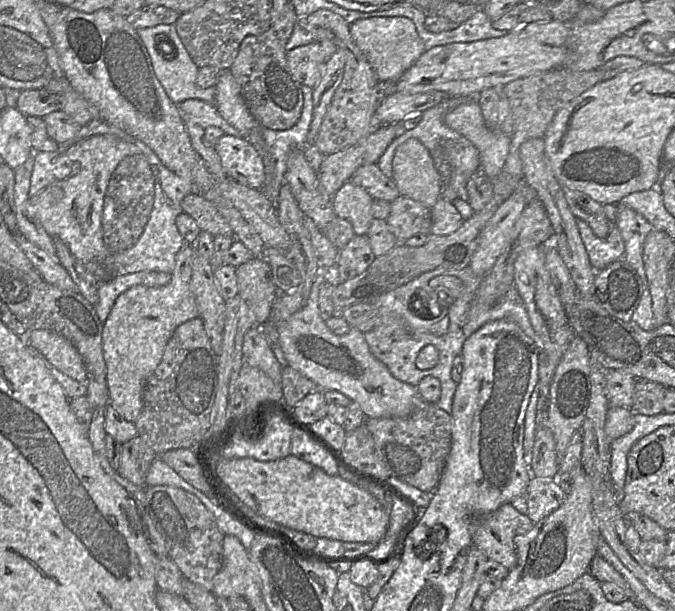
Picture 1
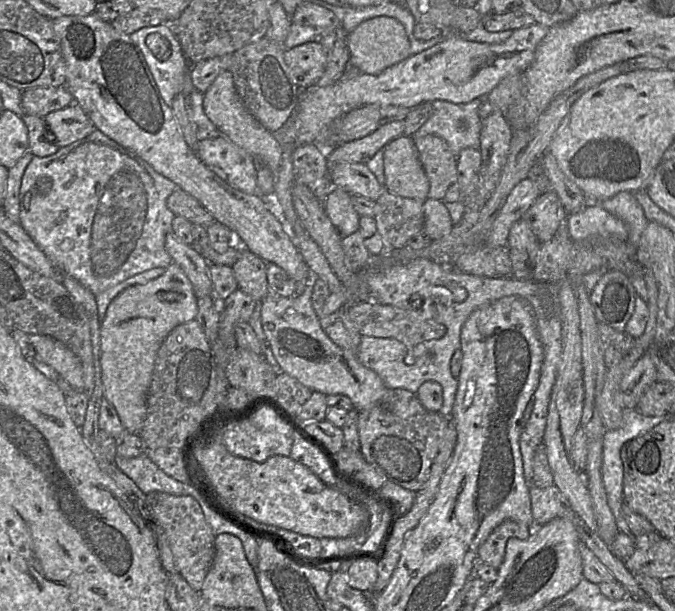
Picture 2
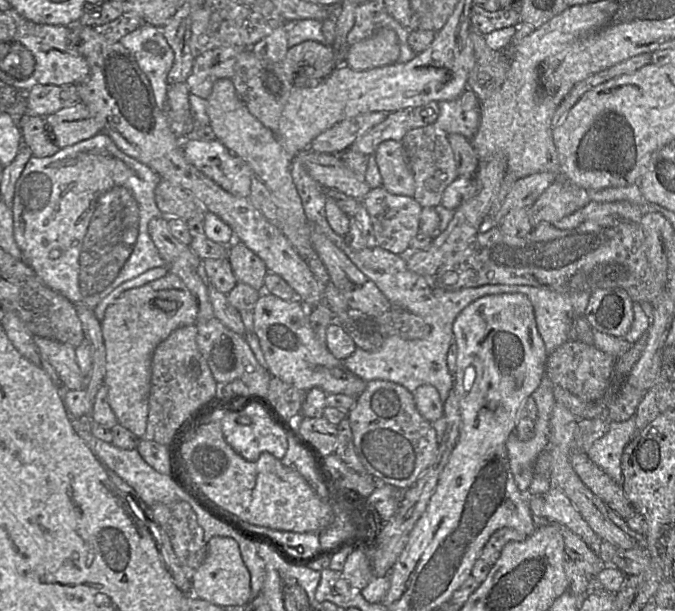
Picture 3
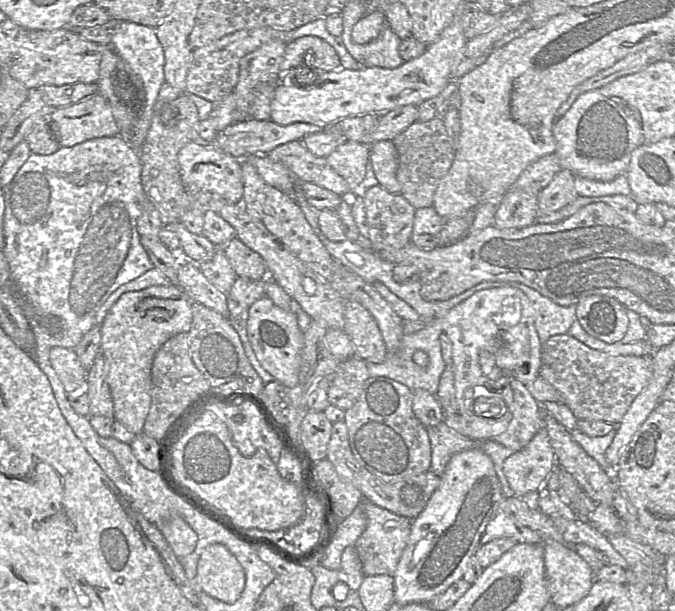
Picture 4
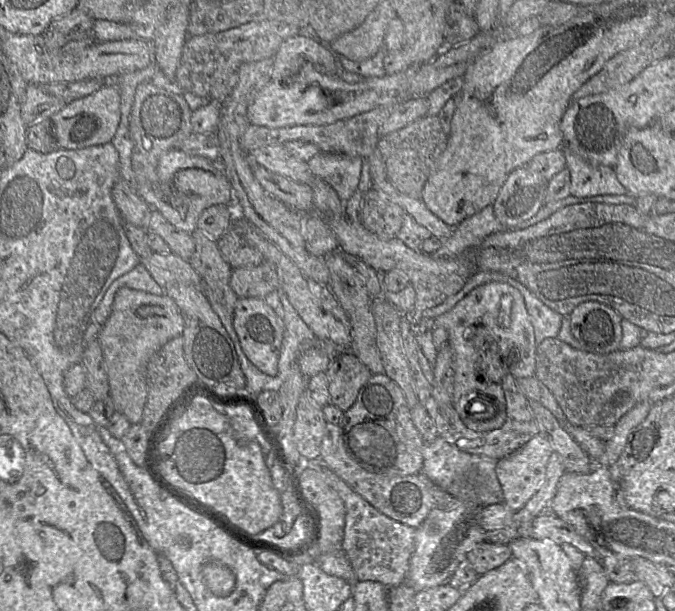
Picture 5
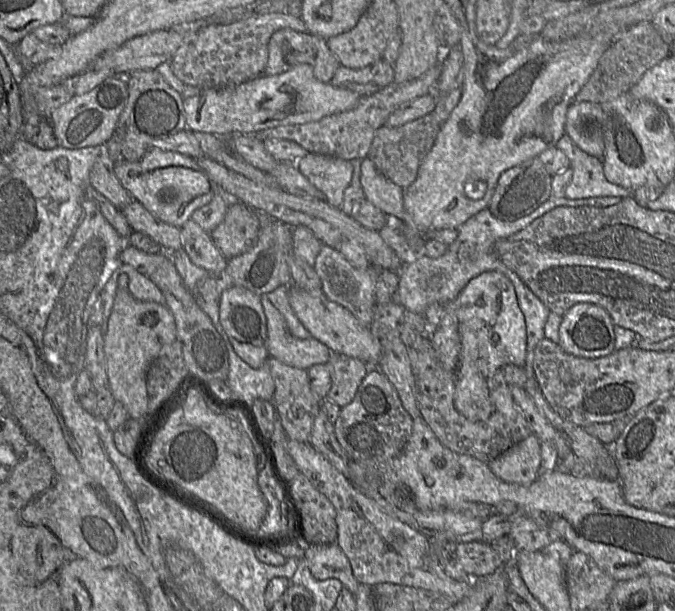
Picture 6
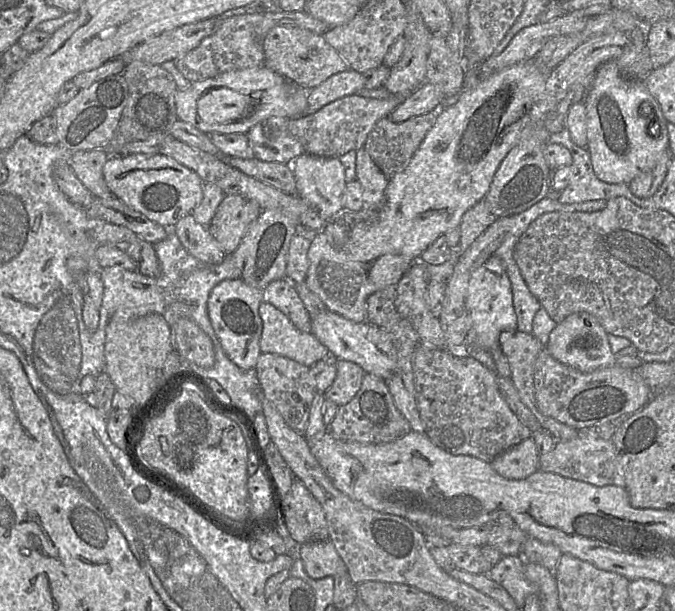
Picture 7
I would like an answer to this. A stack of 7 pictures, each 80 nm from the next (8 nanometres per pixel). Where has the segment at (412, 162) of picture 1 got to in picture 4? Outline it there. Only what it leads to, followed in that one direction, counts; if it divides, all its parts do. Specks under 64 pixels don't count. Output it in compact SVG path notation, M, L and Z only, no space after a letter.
M379 141L370 146L369 158L378 185L390 194L400 195L401 187L396 174L399 165L398 151L392 141Z

